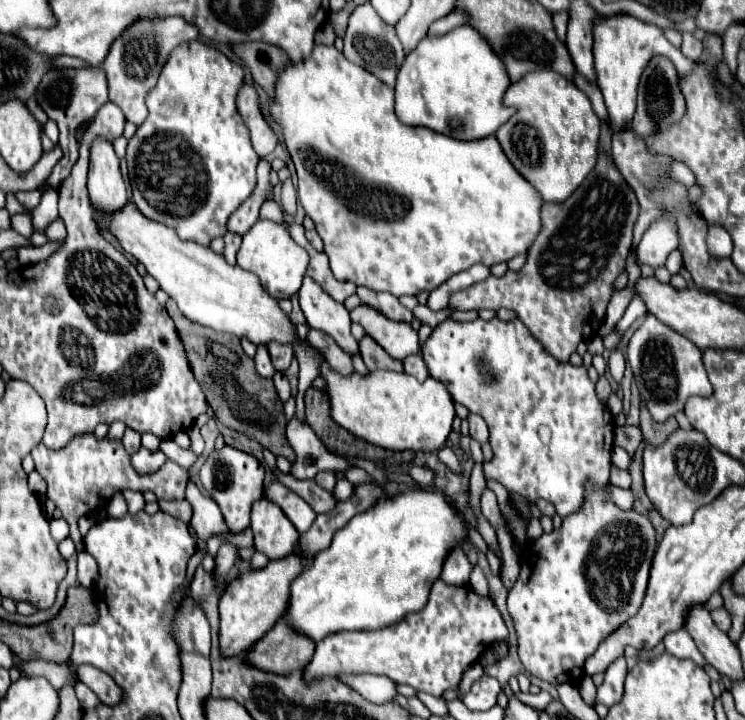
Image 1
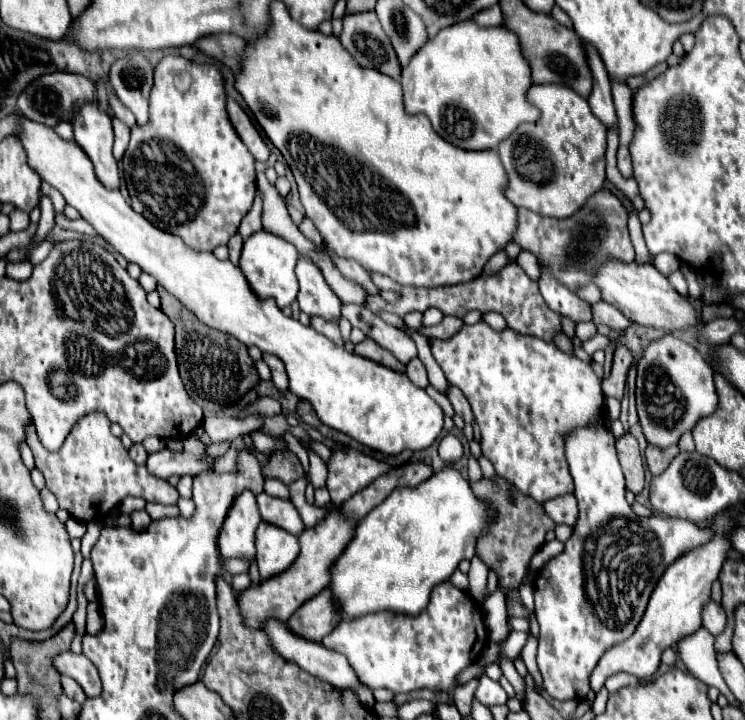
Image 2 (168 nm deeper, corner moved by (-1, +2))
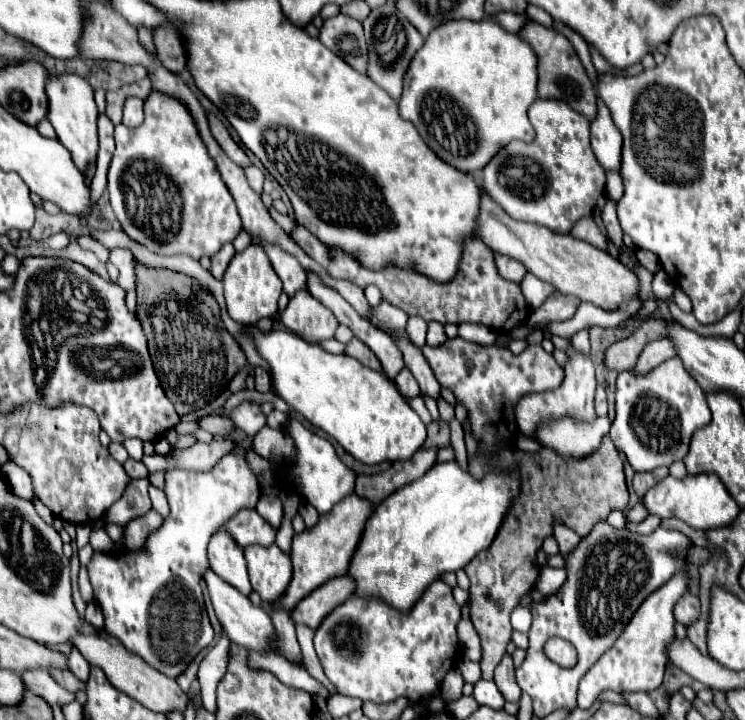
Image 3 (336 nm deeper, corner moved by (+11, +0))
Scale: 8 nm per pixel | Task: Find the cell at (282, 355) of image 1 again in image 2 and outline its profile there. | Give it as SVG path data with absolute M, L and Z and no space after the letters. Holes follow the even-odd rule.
M264 354L264 362L270 366L272 370L272 382L274 386L280 390L280 392L286 392L288 388L288 376L286 376L286 368L284 368L284 362L278 360L276 356L272 354Z

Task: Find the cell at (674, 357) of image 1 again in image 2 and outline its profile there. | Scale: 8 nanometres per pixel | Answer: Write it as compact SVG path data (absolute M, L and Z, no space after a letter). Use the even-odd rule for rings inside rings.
M674 336L654 340L638 360L636 378L636 408L646 442L656 448L678 444L684 432L690 432L696 422L710 416L718 406L714 390L714 374L704 356L688 342Z

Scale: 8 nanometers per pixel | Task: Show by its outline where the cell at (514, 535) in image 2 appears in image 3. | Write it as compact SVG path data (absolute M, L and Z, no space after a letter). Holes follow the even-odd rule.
M606 434L600 442L600 448L590 454L590 456L582 456L578 458L562 458L558 452L554 452L552 448L542 448L536 454L530 452L522 452L518 448L506 448L500 452L498 458L488 460L482 458L482 454L476 454L470 462L468 462L470 474L476 480L482 480L488 472L518 472L520 476L520 494L518 498L512 502L512 506L508 508L508 514L504 516L504 522L494 538L494 542L490 544L490 548L486 552L480 552L472 558L472 562L464 568L472 586L470 586L470 598L472 598L472 624L478 630L480 638L482 638L482 678L484 680L492 680L494 676L494 668L500 664L500 660L506 654L506 646L510 642L512 636L512 624L510 624L510 612L518 606L520 596L524 596L536 582L536 576L540 570L534 570L536 566L536 552L542 546L542 540L546 536L552 534L552 518L564 518L564 522L568 522L568 526L572 526L580 536L588 534L588 530L592 528L592 522L596 522L596 518L606 518L610 510L626 510L628 508L628 488L626 488L626 478L624 478L624 464L620 458L620 452L616 450L614 442L610 440L610 436Z

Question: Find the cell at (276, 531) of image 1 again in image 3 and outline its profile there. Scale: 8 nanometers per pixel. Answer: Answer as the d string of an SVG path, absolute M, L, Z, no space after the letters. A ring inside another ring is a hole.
M272 544L246 546L244 558L248 564L254 592L258 592L264 602L276 602L276 598L284 594L284 586L288 586L292 578L290 556L276 544Z

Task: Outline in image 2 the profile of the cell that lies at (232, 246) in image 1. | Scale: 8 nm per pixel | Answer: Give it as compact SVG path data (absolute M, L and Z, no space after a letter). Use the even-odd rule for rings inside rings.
M234 234L228 242L228 252L230 252L230 260L232 264L238 264L240 260L240 252L242 252L242 236L240 234Z

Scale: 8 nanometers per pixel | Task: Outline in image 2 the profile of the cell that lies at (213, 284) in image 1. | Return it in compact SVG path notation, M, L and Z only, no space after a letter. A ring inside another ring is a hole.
M18 110L14 114L18 120L18 130L14 132L28 156L28 166L34 168L42 182L48 182L54 186L66 200L68 206L76 208L86 222L94 226L94 230L116 250L120 252L128 262L136 262L146 274L154 276L158 284L162 284L170 294L174 294L188 310L192 310L206 326L216 328L220 332L228 332L236 336L246 346L258 346L266 354L278 356L288 372L288 390L296 394L300 400L306 400L314 412L318 414L320 422L326 426L348 434L356 442L382 452L382 454L400 454L402 450L424 450L428 448L442 432L444 424L444 412L442 408L418 386L414 386L406 374L394 372L390 368L384 368L376 364L374 360L368 360L364 356L358 356L354 352L348 352L342 346L332 344L326 336L320 336L320 332L314 332L310 326L300 324L294 318L288 318L282 314L282 310L276 306L272 298L260 300L250 290L248 282L244 280L244 274L238 266L234 266L230 260L218 260L212 252L194 252L188 248L180 236L172 236L168 232L158 230L154 224L150 224L142 214L132 212L132 206L124 200L120 190L108 190L94 174L92 162L88 160L86 152L76 144L76 140L64 140L56 136L56 132L44 124L36 124L28 118L24 118Z

